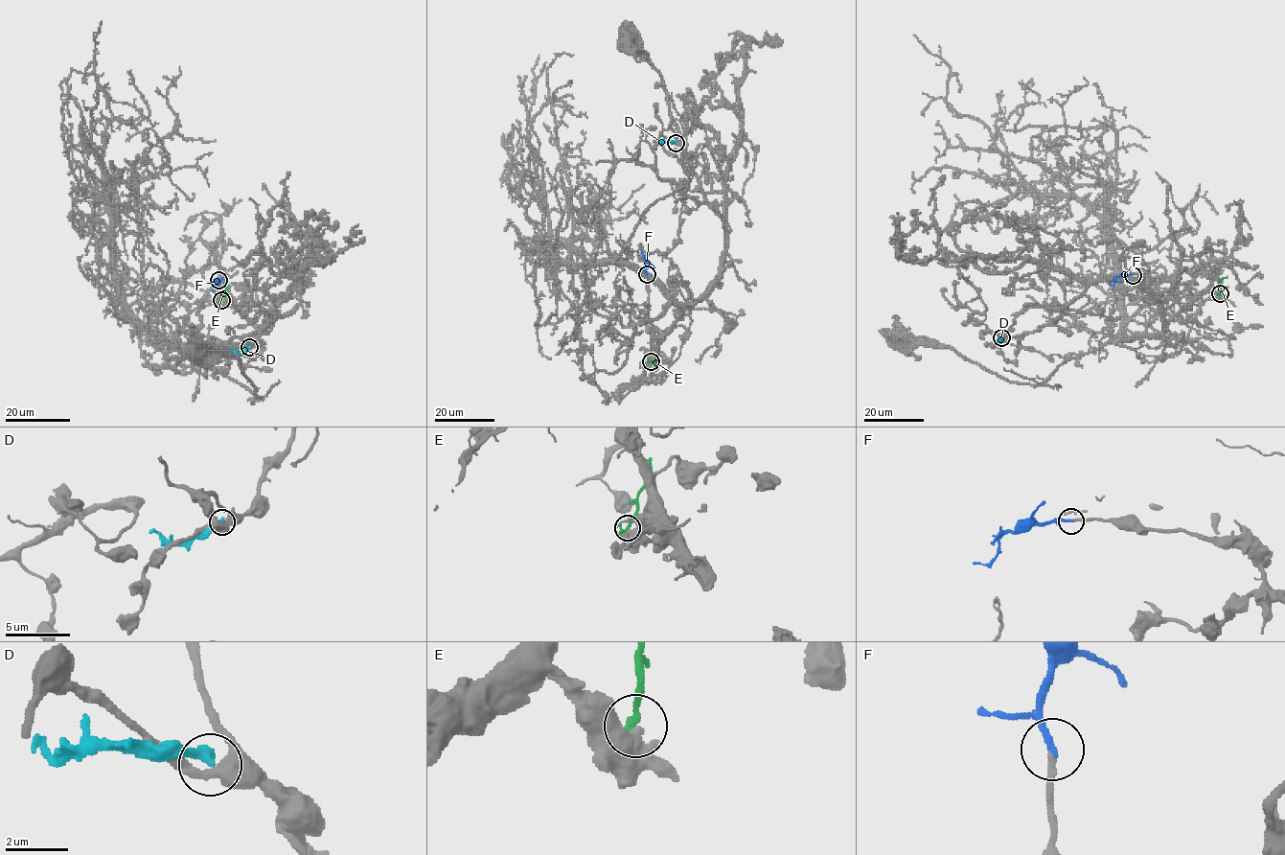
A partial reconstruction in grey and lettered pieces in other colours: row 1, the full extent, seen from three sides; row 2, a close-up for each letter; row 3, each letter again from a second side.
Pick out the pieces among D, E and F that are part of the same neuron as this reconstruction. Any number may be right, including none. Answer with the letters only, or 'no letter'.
F

